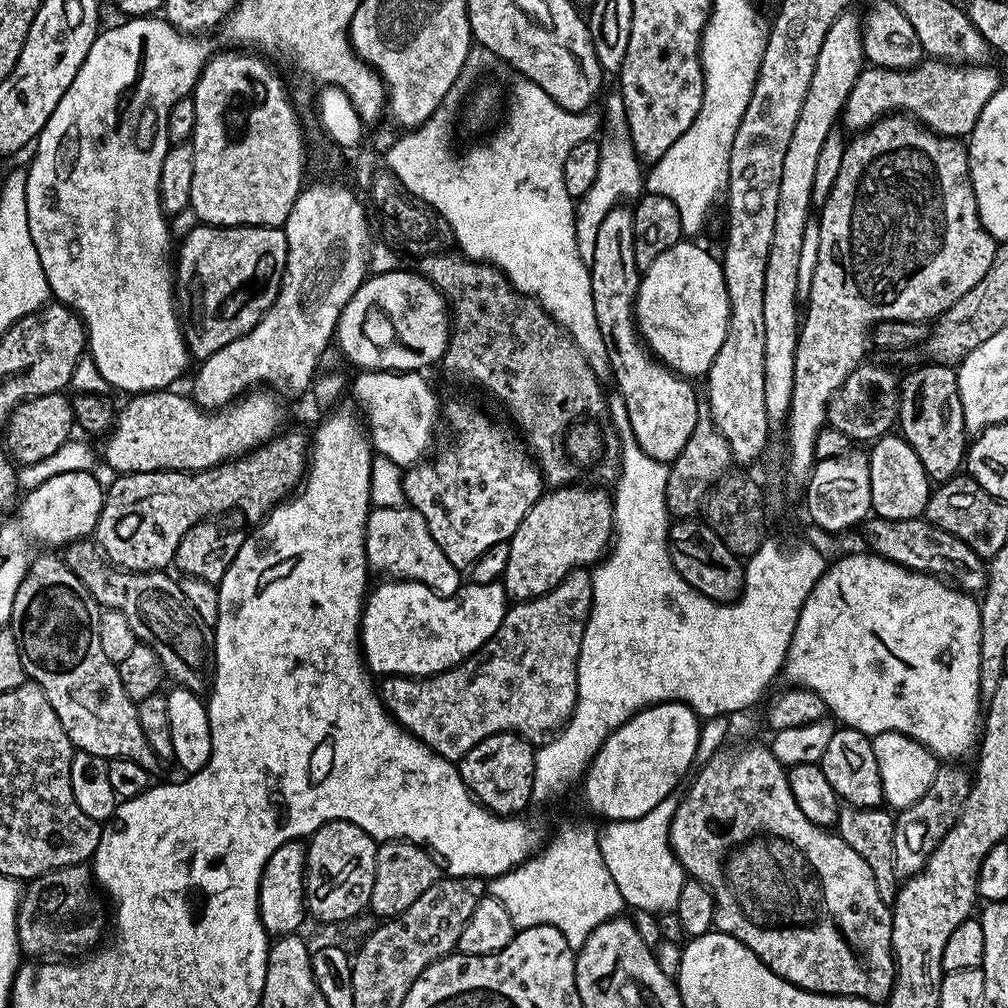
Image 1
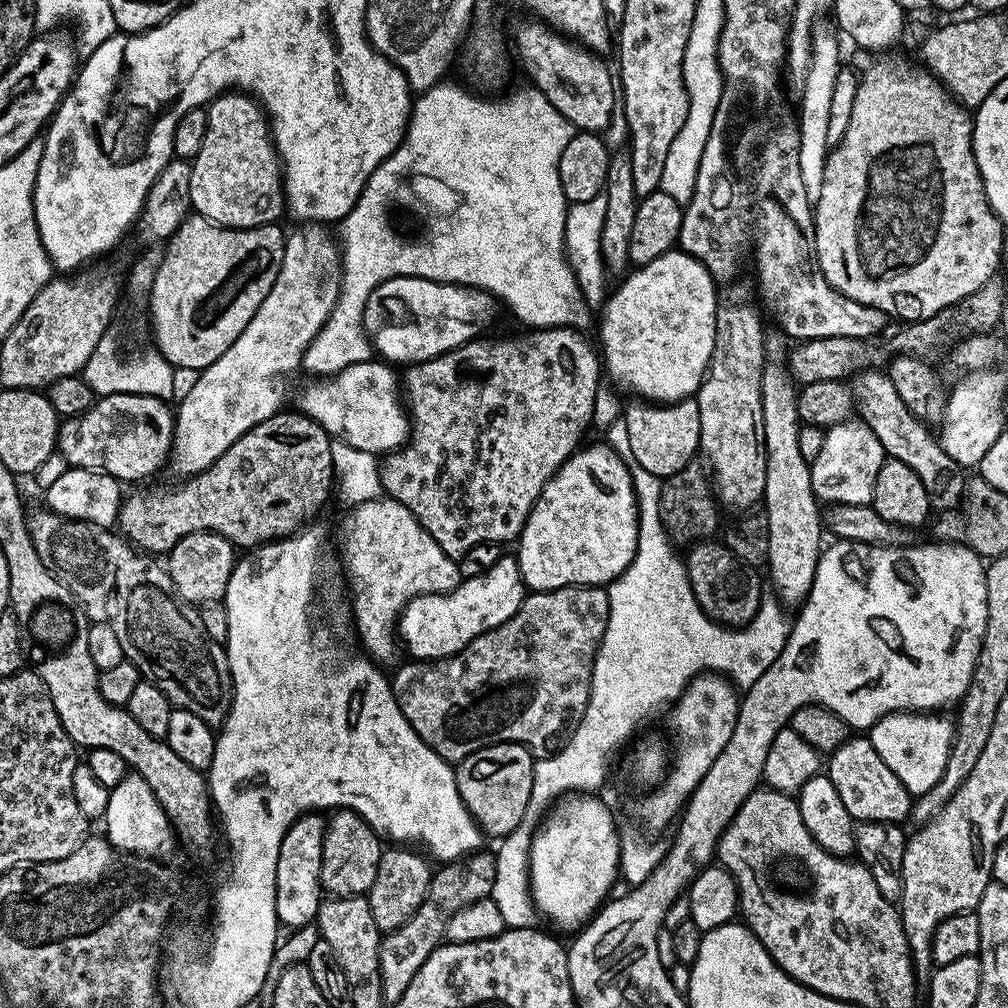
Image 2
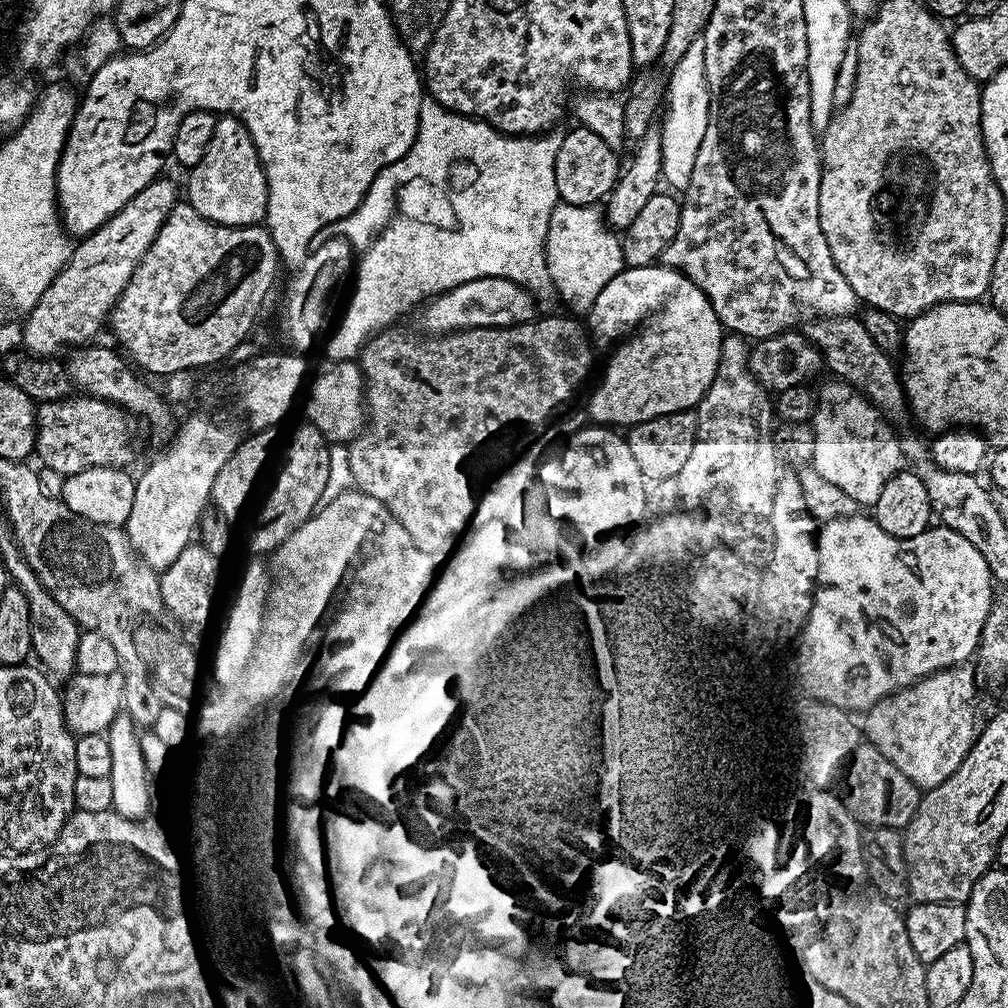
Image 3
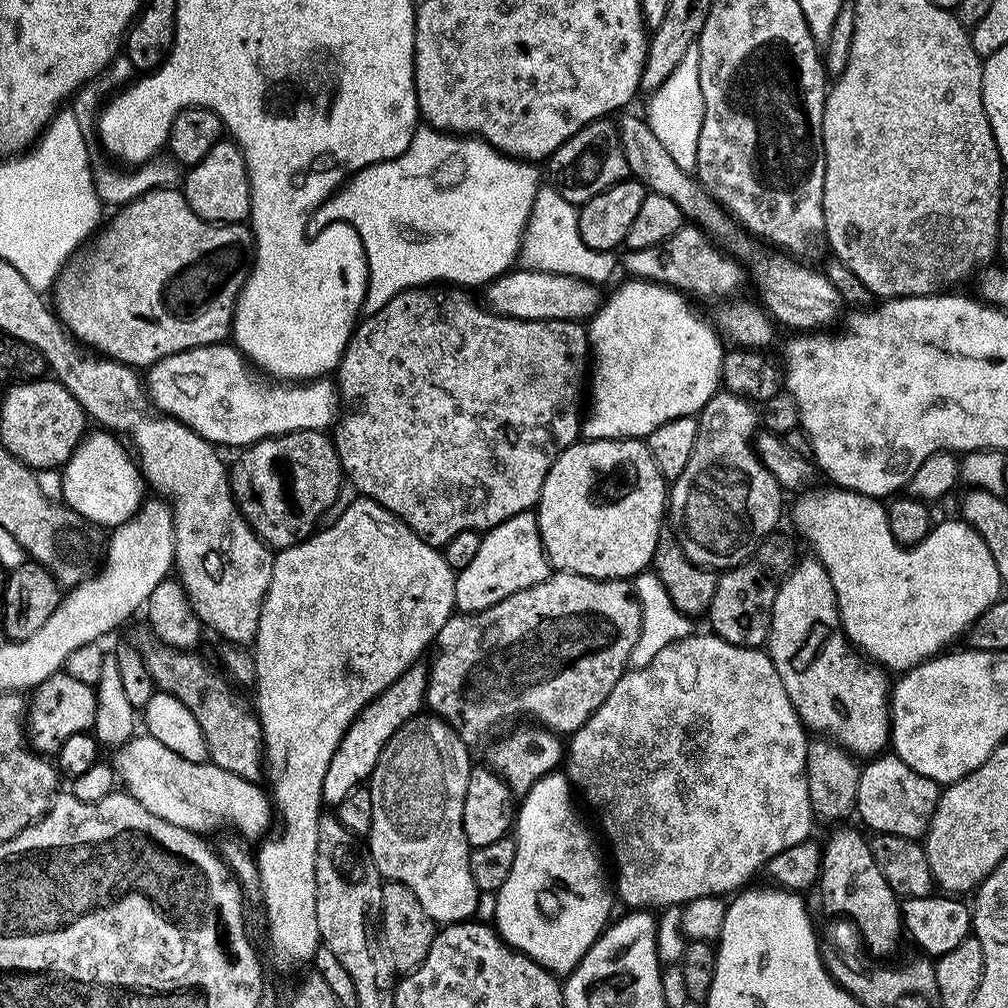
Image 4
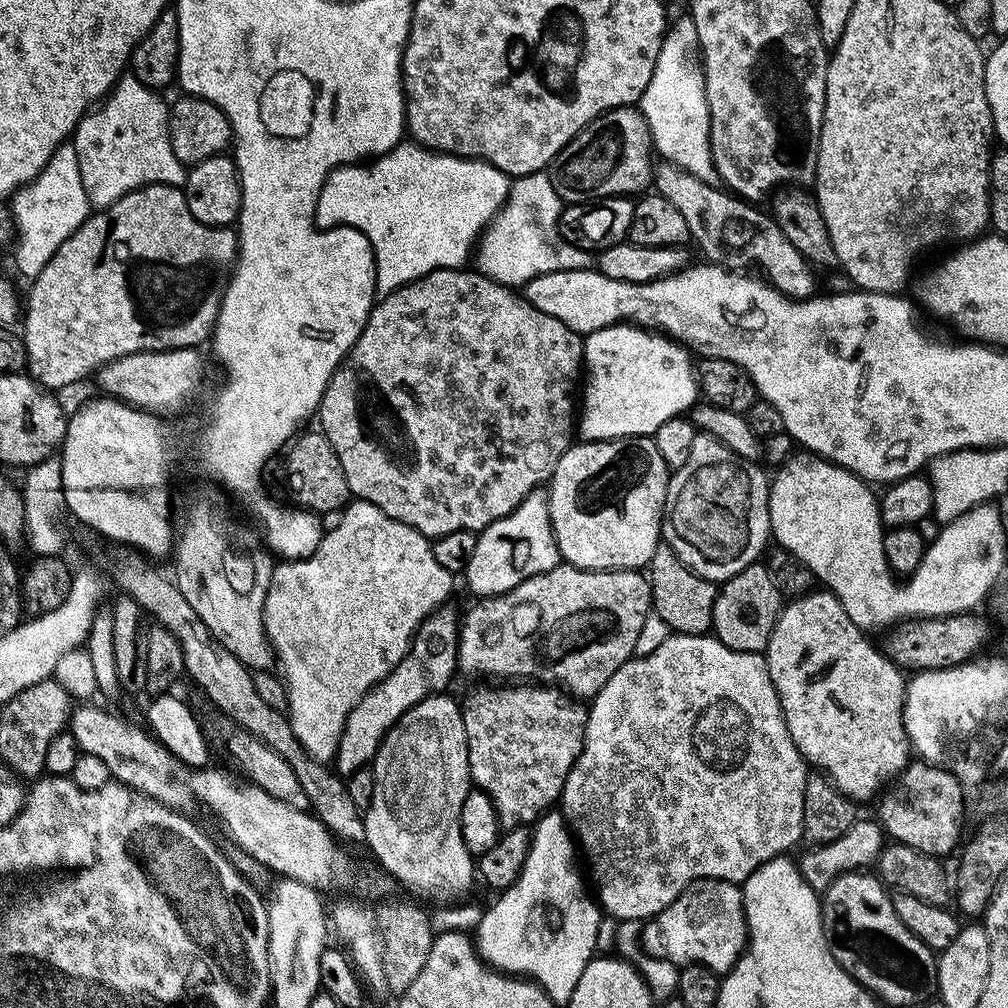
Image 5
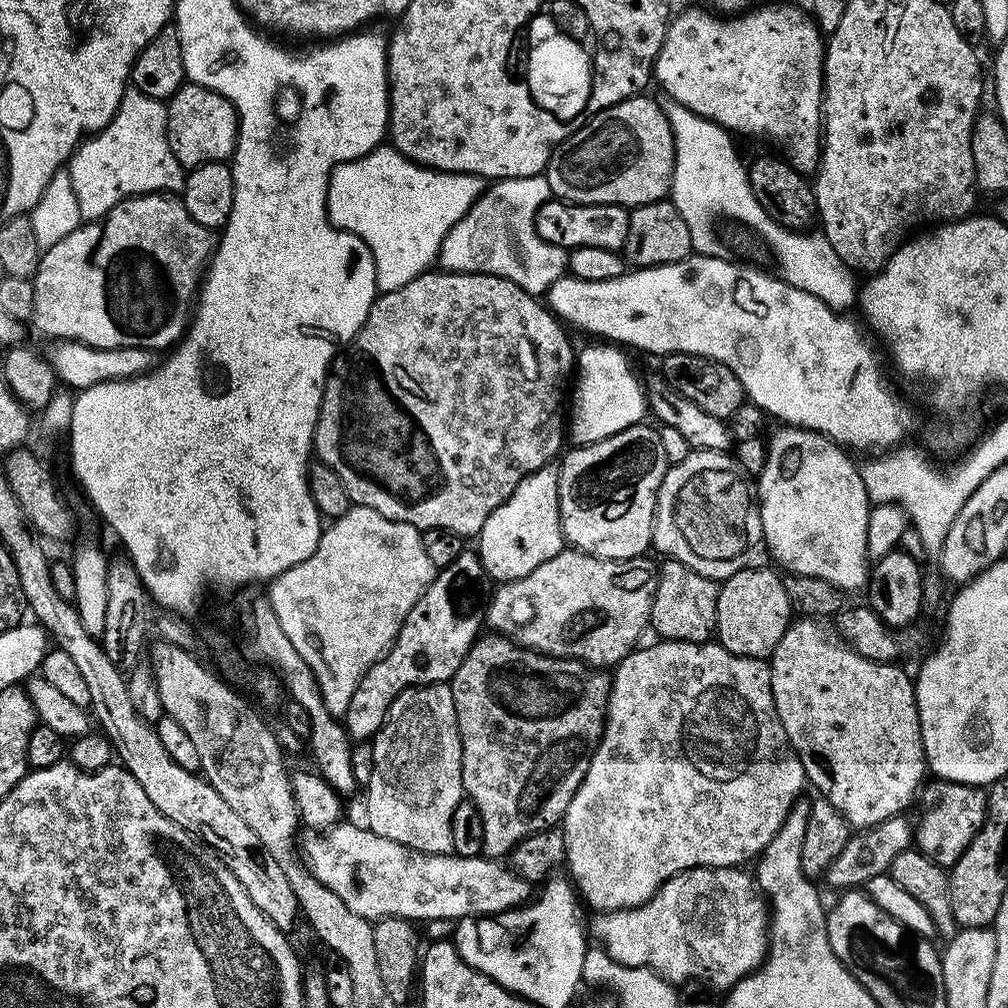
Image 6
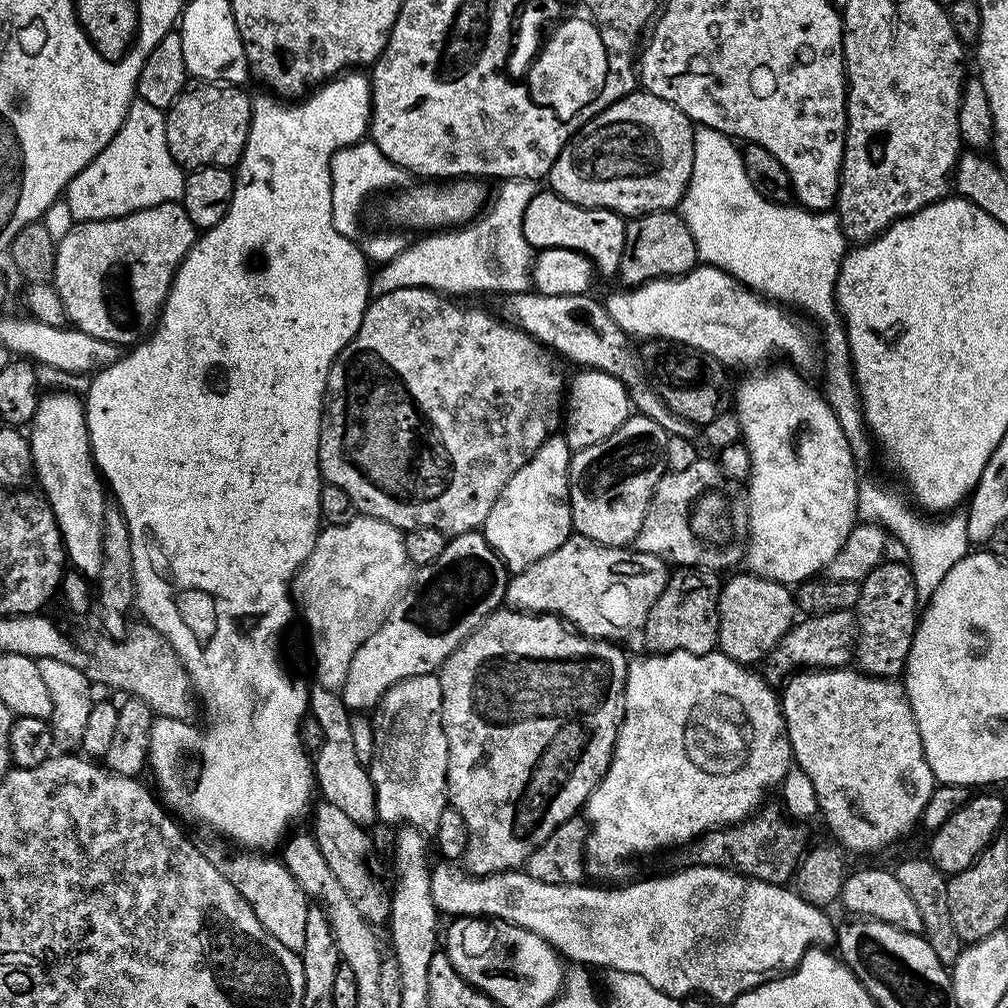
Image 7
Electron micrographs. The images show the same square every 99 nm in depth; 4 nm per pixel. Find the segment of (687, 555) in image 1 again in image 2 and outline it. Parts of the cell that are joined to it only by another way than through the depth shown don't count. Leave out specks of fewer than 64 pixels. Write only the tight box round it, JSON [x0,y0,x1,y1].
[686,542,762,626]

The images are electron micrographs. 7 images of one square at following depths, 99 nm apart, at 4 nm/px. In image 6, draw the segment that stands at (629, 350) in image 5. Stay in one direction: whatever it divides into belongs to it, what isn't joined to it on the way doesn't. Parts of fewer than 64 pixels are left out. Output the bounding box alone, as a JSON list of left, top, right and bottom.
[570,342,646,446]

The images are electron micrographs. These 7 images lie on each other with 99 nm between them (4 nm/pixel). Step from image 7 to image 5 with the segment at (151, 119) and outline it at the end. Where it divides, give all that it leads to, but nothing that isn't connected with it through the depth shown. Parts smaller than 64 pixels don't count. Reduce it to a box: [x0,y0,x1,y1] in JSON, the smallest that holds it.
[70,74,186,209]

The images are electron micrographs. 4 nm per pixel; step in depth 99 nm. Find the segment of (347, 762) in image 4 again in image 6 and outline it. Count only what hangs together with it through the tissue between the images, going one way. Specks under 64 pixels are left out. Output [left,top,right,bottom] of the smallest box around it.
[342,551,493,741]

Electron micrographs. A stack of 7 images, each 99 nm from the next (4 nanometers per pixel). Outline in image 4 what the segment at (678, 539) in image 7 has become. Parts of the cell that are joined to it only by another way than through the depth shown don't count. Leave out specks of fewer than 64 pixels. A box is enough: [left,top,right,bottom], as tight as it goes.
[668,390,782,570]

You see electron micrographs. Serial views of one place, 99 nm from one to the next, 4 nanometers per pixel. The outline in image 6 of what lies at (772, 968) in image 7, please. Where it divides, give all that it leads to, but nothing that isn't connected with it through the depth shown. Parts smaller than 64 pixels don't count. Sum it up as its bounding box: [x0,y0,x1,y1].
[302,822,770,990]

